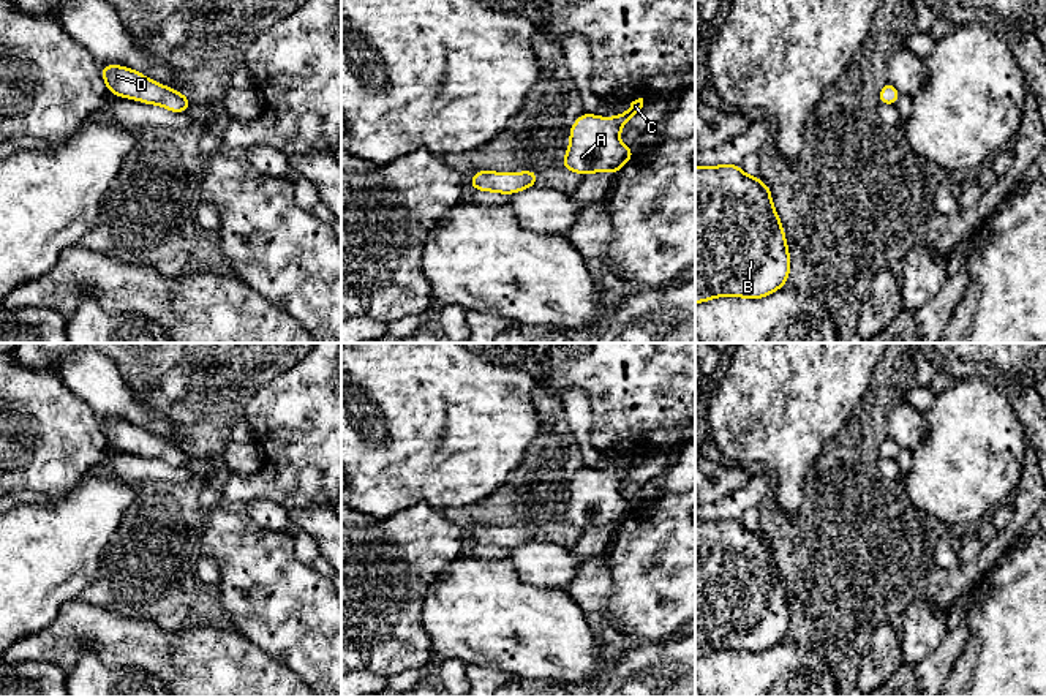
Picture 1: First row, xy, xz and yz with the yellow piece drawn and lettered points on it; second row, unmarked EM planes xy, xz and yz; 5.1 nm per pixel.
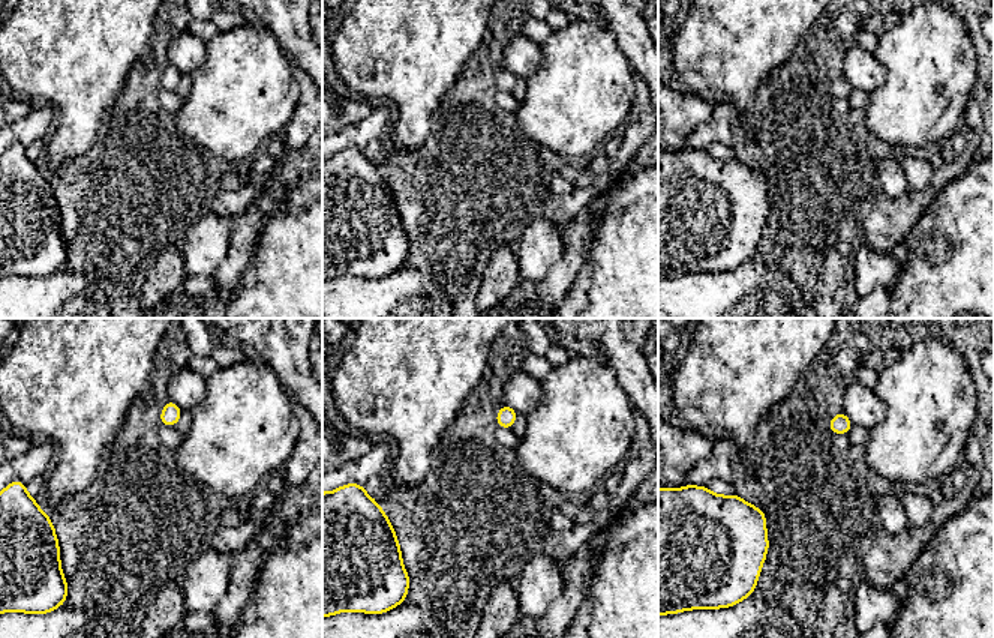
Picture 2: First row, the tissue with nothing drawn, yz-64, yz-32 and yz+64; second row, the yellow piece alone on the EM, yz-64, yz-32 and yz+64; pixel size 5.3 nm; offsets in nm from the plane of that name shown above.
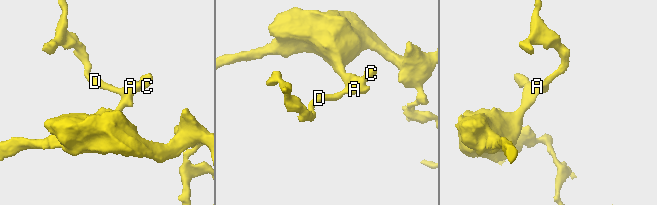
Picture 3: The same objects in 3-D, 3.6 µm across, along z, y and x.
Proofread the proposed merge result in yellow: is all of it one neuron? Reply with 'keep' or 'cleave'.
keep

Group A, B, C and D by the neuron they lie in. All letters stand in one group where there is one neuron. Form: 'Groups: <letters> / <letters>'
Groups: A B C D

